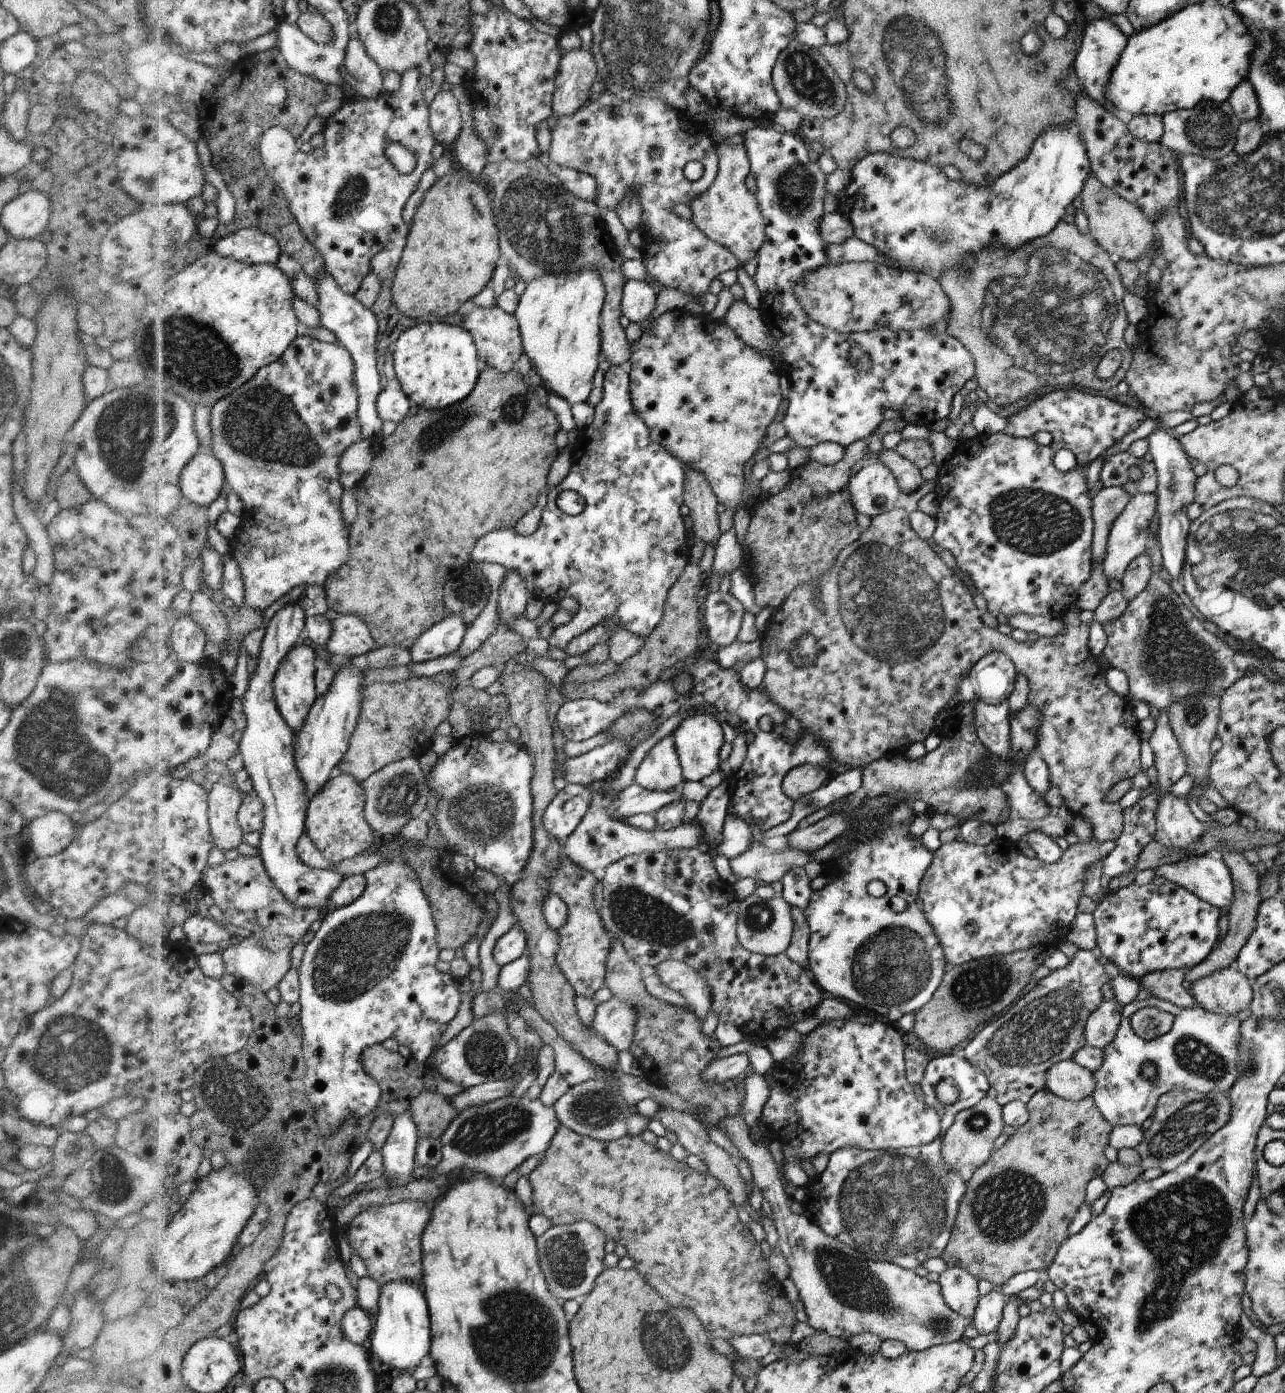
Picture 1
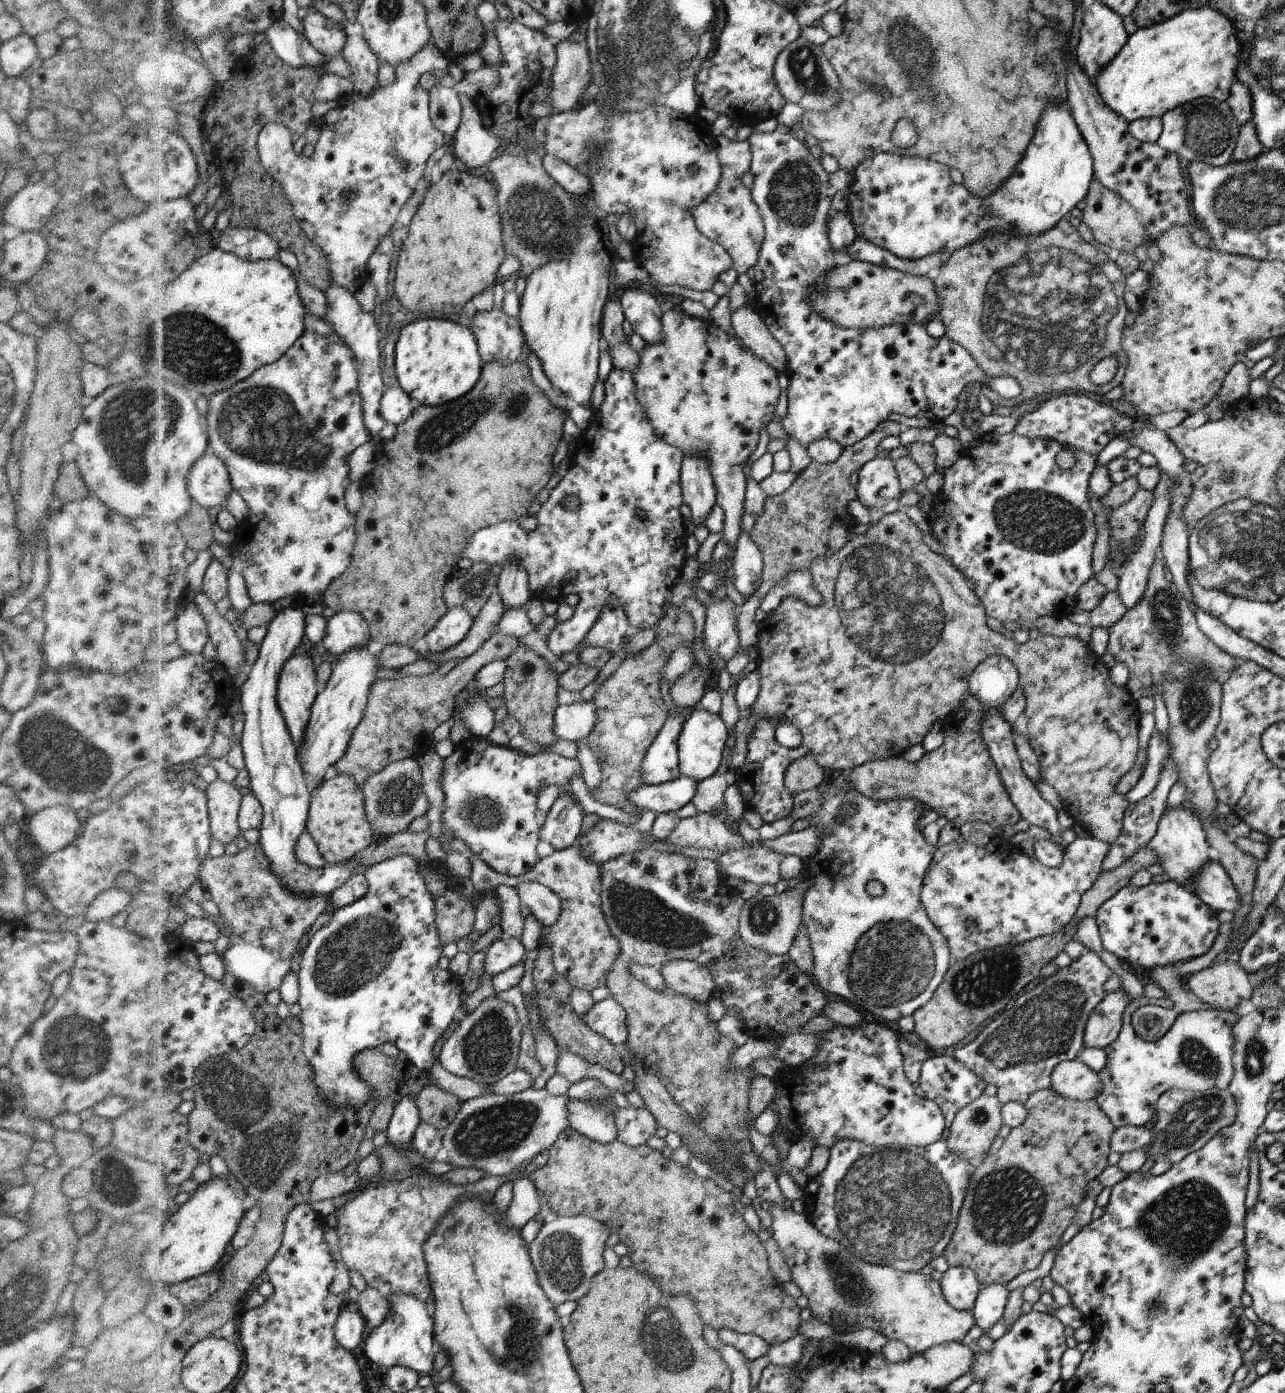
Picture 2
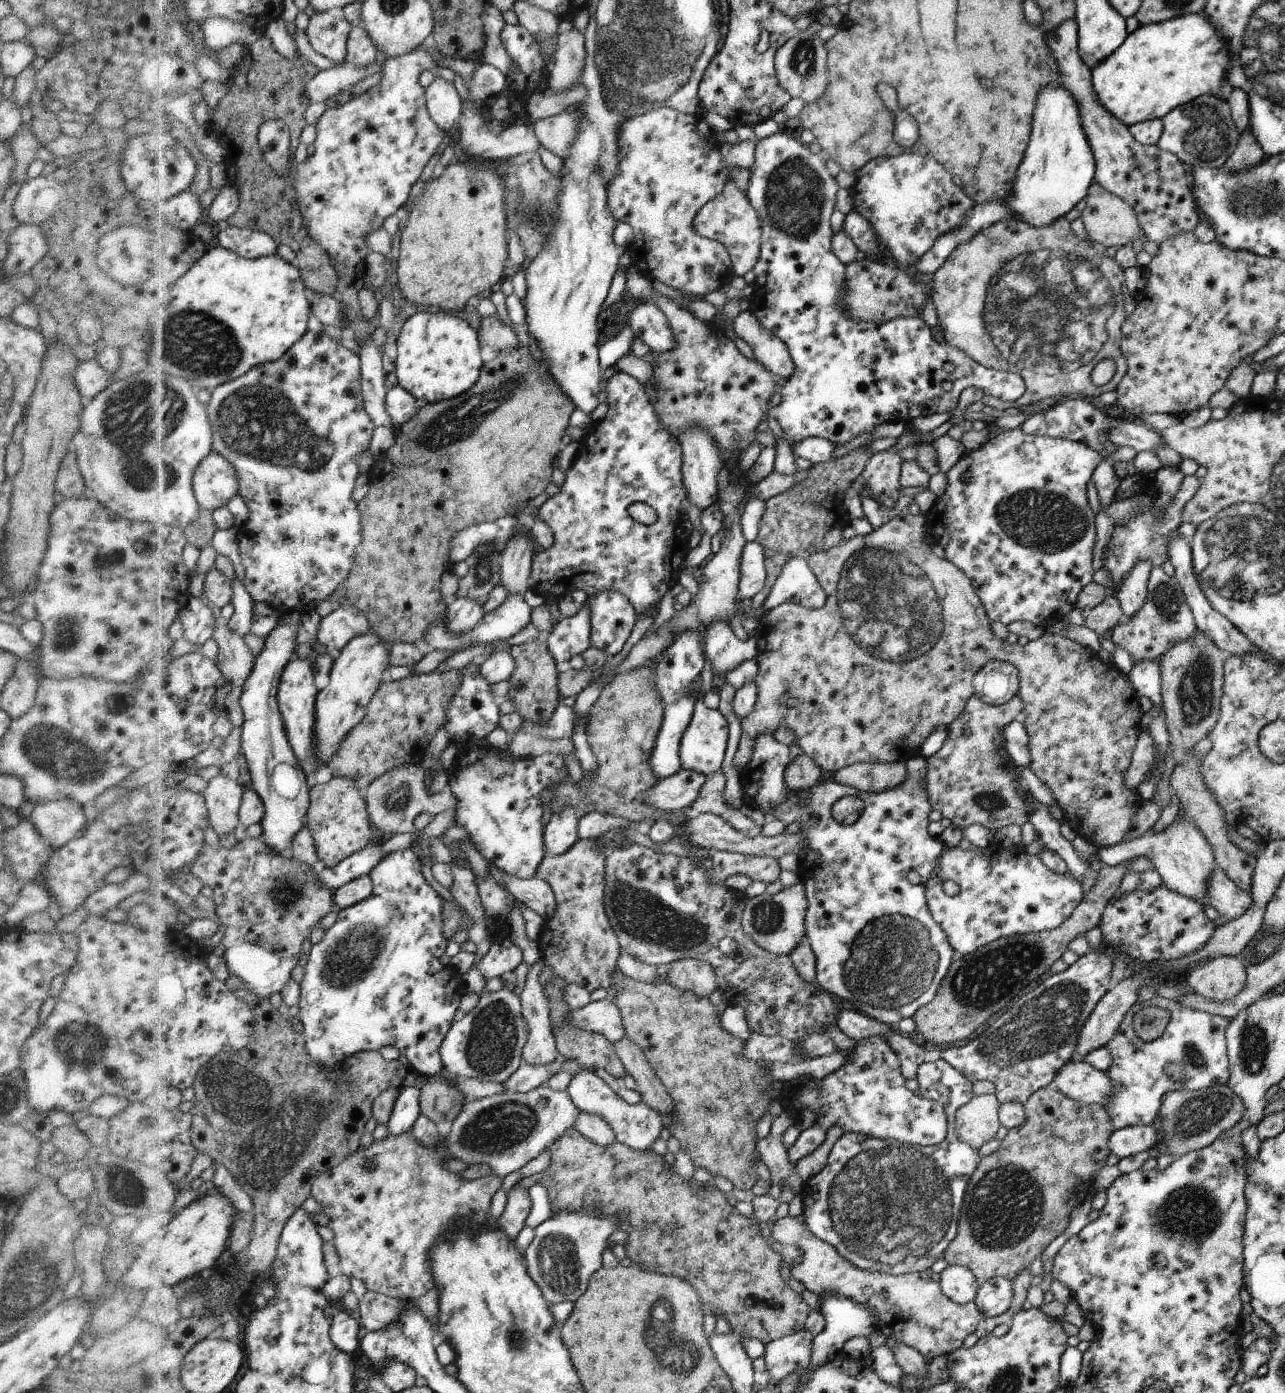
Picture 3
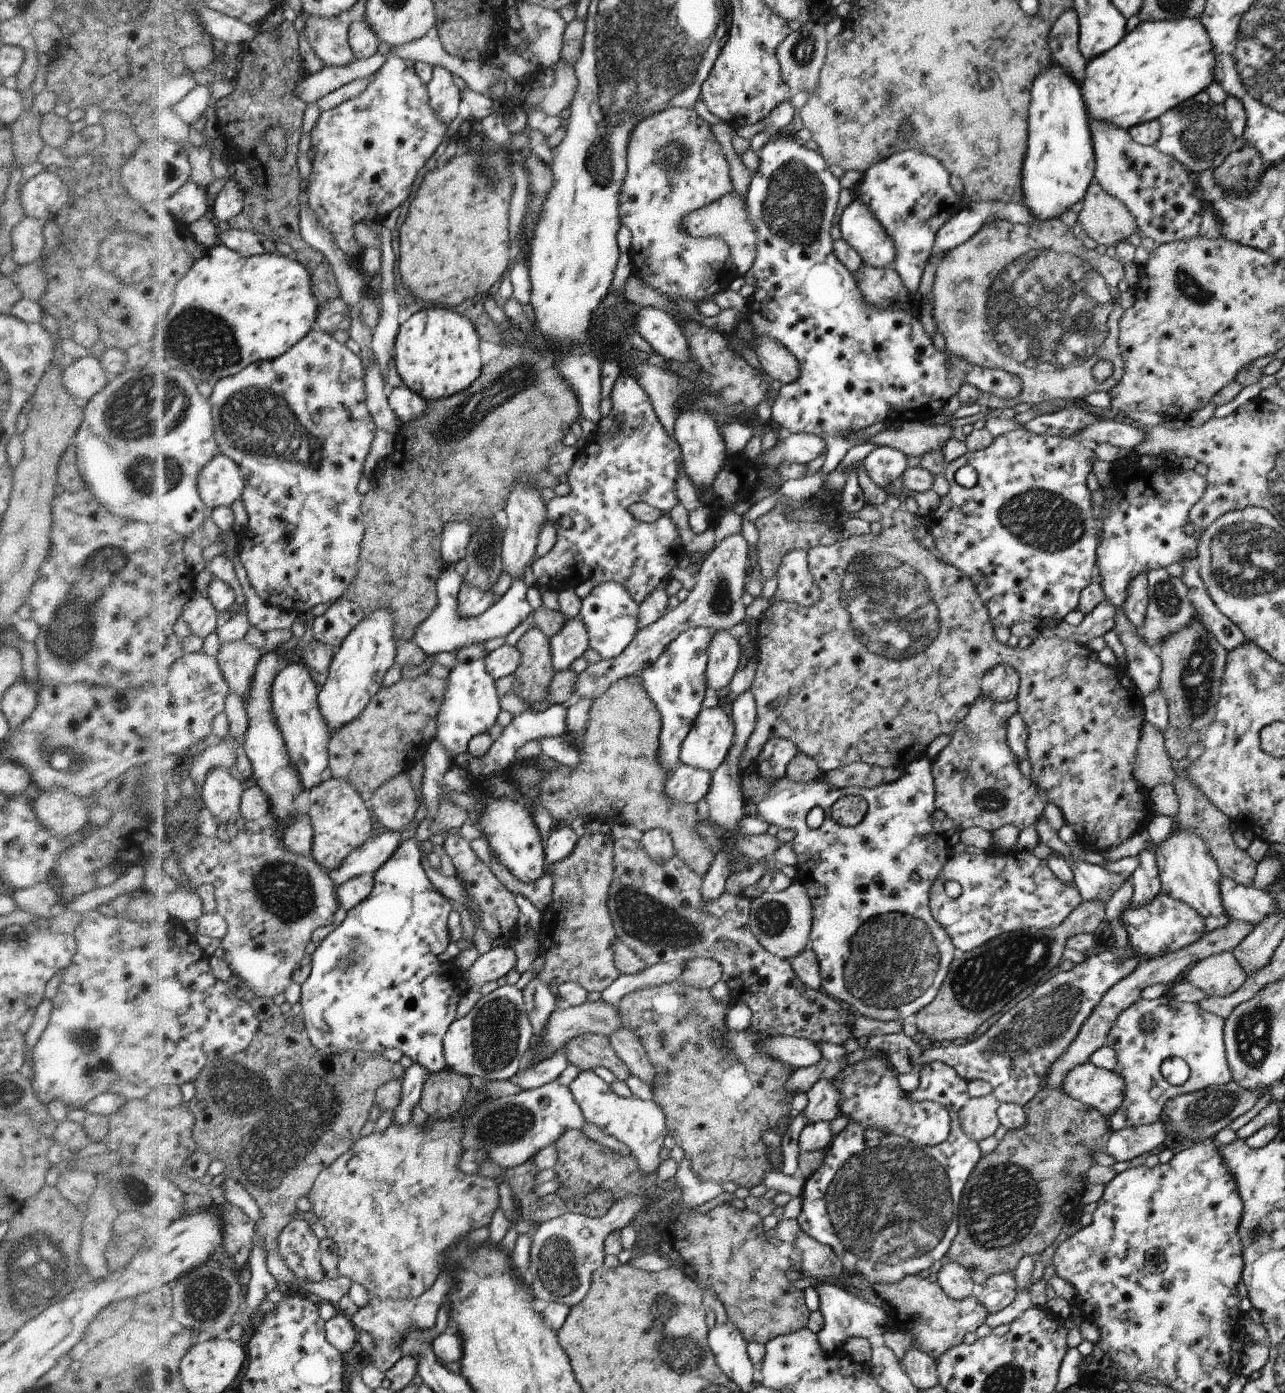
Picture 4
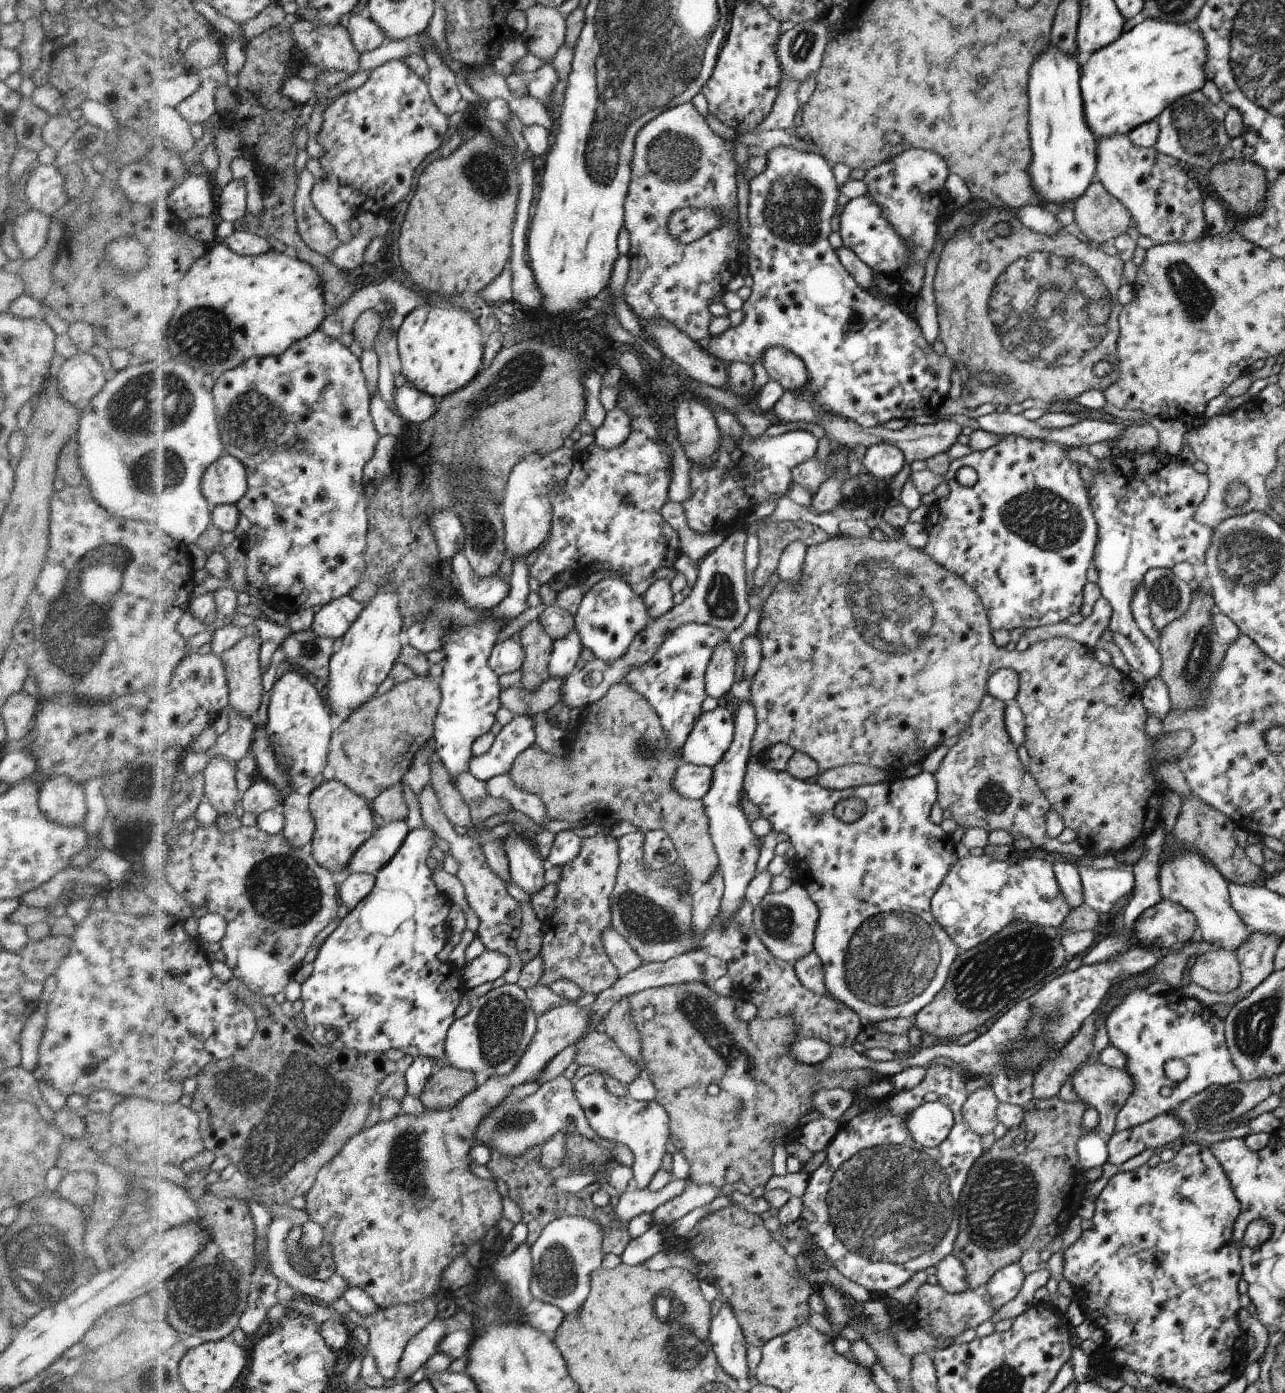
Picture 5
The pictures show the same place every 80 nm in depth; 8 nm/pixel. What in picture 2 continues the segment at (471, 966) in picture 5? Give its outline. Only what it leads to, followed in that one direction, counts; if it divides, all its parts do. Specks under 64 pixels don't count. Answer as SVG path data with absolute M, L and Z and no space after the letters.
M499 936L488 948L483 970L486 974L498 975L504 970L517 966L524 960L525 949L520 940Z

